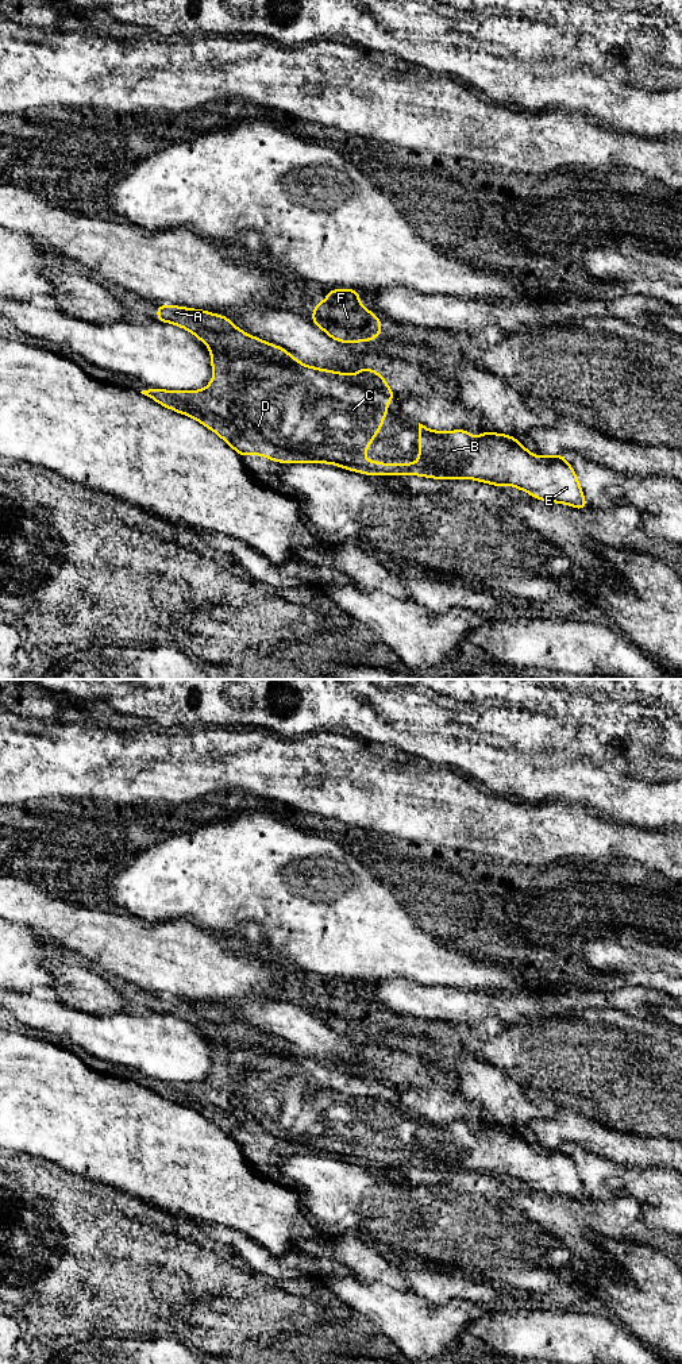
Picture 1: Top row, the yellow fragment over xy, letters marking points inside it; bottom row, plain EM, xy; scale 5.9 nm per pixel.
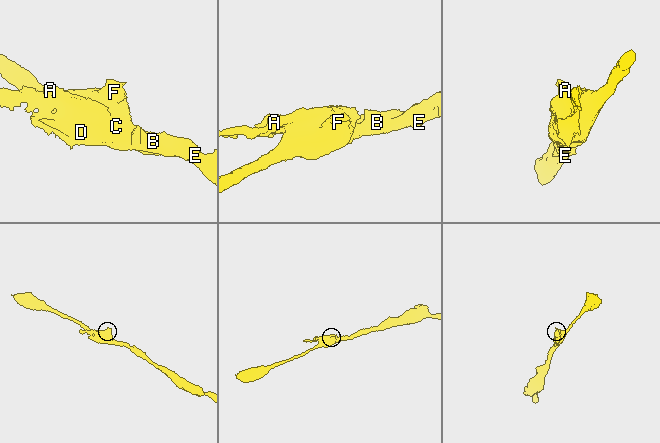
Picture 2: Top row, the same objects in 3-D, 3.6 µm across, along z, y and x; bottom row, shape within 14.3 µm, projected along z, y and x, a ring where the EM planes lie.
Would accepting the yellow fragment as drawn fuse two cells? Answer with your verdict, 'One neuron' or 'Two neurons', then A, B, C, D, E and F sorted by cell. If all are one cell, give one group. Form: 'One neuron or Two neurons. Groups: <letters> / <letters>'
One neuron. Groups: A B C D E F

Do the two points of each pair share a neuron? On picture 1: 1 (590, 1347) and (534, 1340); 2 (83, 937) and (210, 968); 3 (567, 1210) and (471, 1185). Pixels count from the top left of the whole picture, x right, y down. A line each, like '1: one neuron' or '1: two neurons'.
1: one neuron
2: one neuron
3: two neurons

